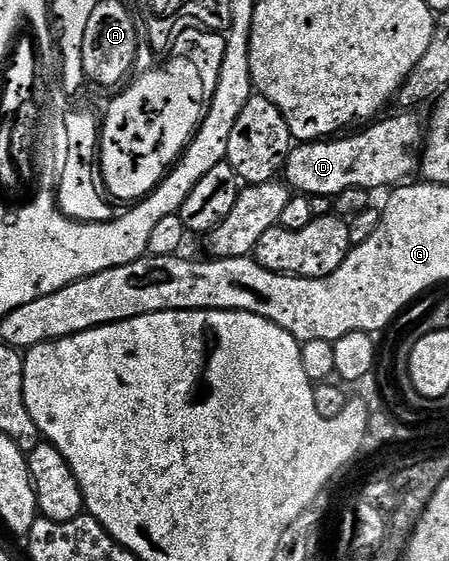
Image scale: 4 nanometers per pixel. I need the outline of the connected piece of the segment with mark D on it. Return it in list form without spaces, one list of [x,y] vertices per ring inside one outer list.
[[[397,113],[401,114],[395,115],[394,118],[382,117],[366,125],[364,127],[366,130],[362,134],[353,134],[350,138],[337,136],[332,140],[294,145],[289,152],[289,159],[285,161],[284,181],[294,191],[305,196],[314,194],[336,196],[345,189],[376,192],[380,186],[393,188],[404,183],[408,179],[405,177],[412,170],[414,173],[419,166],[419,155],[423,150],[423,122],[413,115],[416,113]]]

